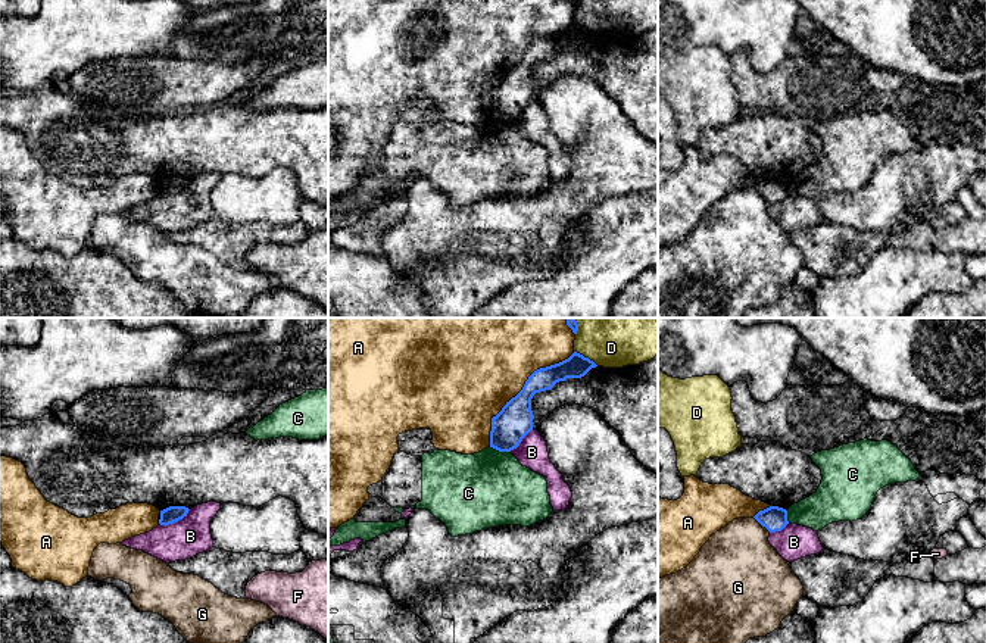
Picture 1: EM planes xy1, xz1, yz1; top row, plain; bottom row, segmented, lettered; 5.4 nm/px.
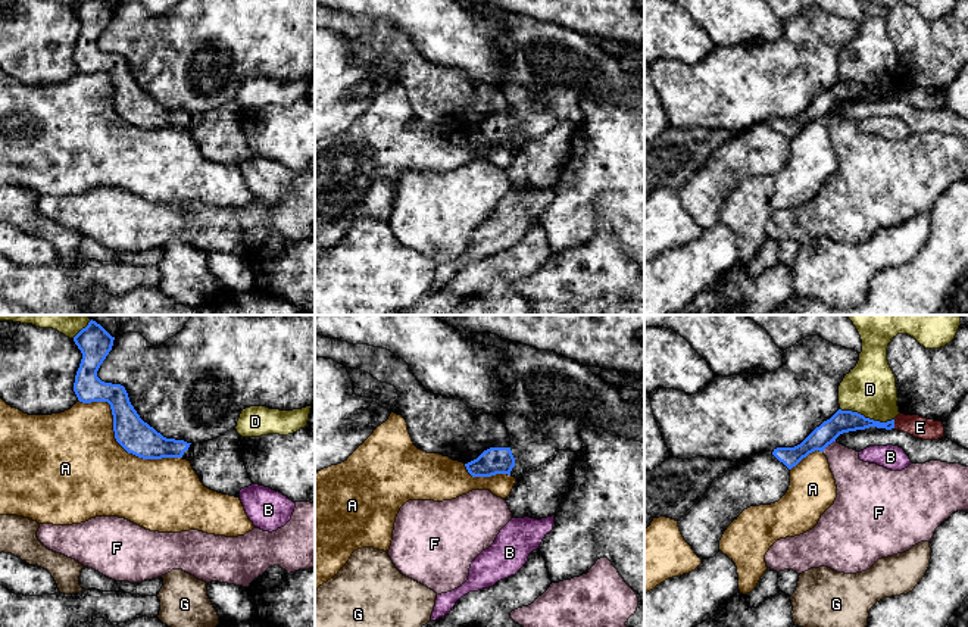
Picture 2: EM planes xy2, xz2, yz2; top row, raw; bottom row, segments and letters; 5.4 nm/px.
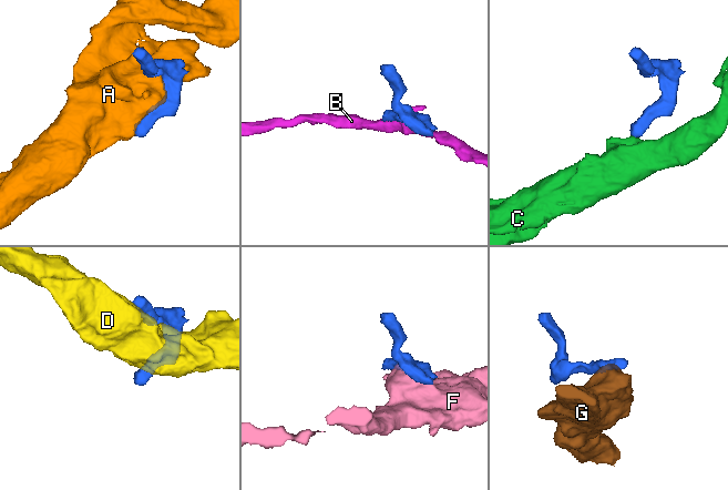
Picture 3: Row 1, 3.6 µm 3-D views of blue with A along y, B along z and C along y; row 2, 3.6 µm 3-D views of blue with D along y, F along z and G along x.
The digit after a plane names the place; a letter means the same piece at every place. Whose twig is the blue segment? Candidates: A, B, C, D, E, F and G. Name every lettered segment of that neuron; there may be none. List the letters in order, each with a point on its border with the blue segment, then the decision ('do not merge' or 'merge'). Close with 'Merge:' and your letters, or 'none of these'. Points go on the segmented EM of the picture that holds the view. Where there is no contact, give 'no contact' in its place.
A: meets blue in xy2 at (116, 440); do not merge
B: meets blue in xy1 at (174, 521); do not merge
C: meets blue in xz1 at (501, 450); do not merge
D: meets blue in yz2 at (867, 418); do not merge
E: meets blue in yz2 at (893, 424); do not merge
F: meets blue in yz2 at (828, 443); do not merge
G: meets blue in yz1 at (763, 526); do not merge
Merge: none of these

